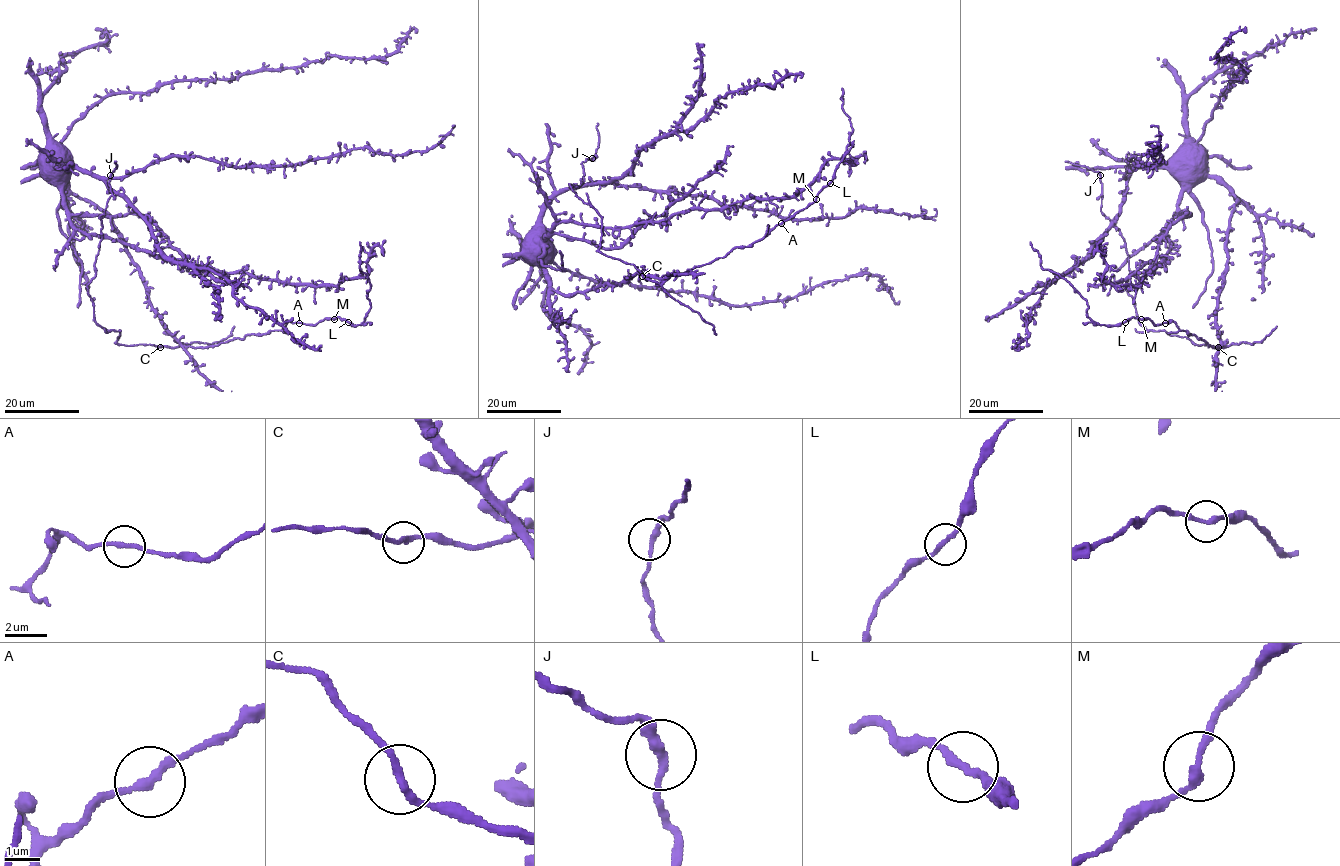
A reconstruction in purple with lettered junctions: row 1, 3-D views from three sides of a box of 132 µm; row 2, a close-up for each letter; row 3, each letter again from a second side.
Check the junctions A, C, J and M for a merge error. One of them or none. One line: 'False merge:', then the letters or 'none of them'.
False merge: none of them

